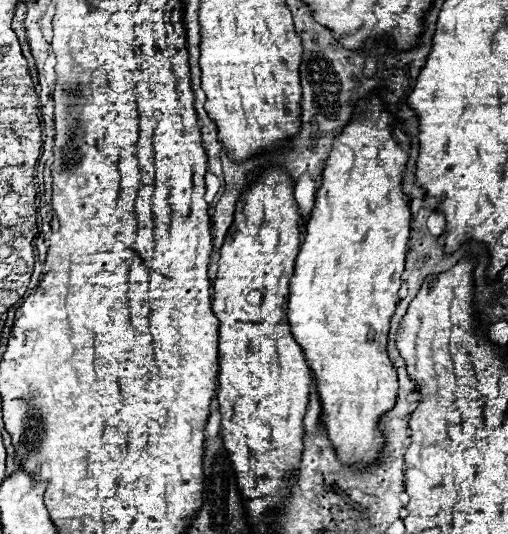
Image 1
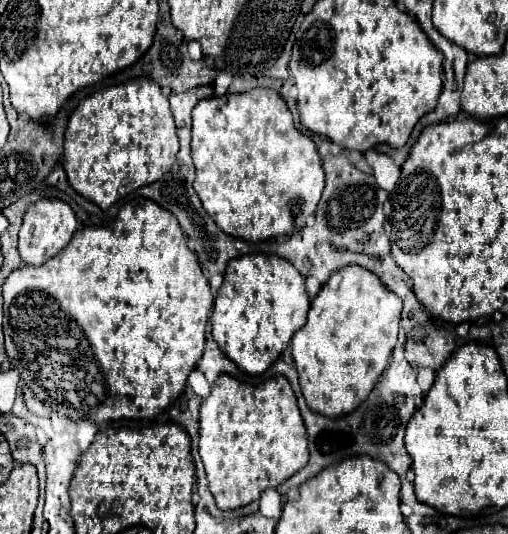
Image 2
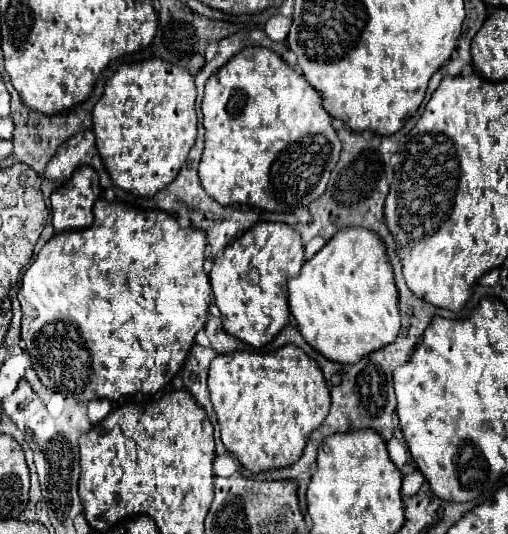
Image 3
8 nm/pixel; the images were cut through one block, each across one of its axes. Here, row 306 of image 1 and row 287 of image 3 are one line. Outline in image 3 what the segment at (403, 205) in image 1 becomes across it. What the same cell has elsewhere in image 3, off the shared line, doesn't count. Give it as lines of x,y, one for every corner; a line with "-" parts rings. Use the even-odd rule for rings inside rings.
342,228
312,260
304,262
296,278
288,278
288,304
304,340
324,358
340,364
356,364
370,352
394,342
400,330
398,292
384,242
364,228

